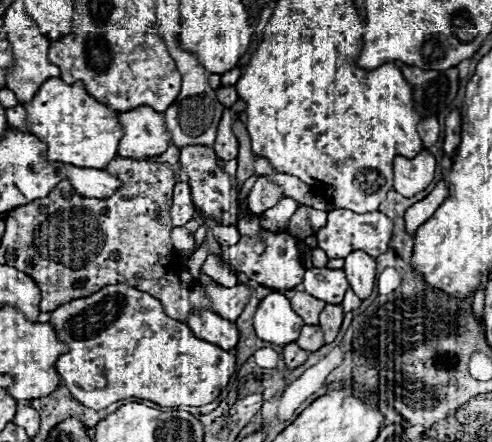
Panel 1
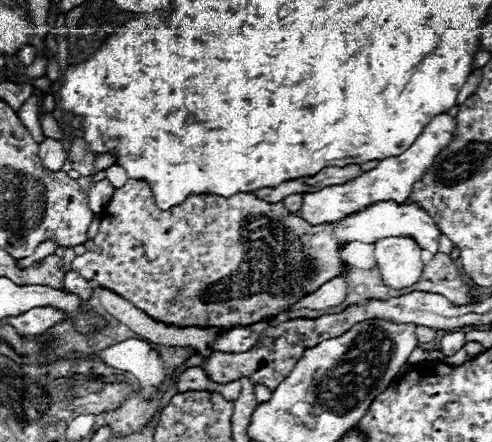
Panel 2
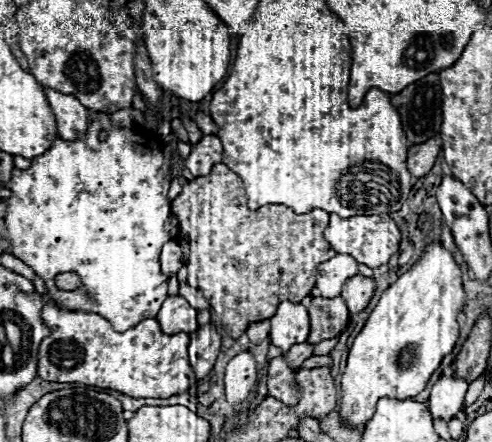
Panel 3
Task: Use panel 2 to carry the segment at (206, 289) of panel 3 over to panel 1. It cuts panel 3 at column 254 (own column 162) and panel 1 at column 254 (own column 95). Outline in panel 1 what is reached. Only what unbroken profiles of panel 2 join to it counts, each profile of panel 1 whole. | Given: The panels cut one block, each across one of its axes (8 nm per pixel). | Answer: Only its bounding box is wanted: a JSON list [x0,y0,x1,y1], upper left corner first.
[224,230,306,290]

